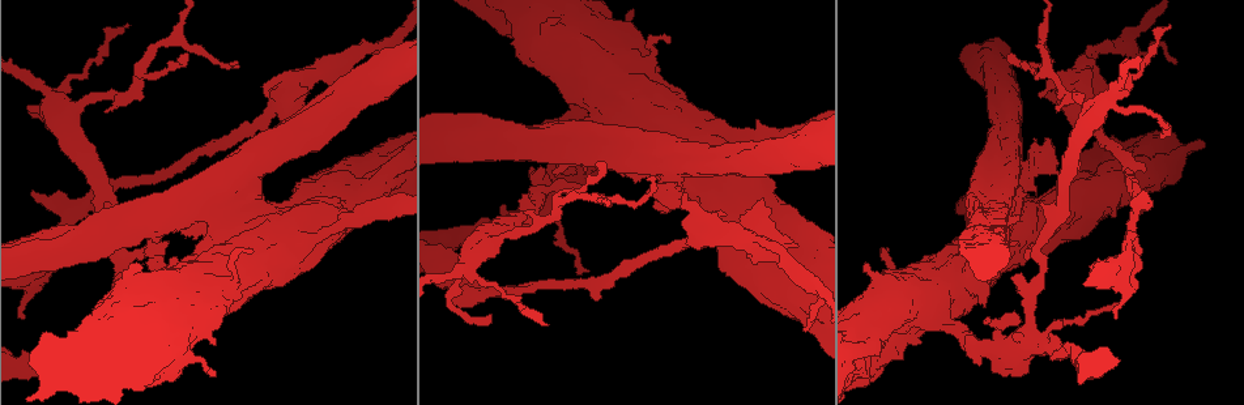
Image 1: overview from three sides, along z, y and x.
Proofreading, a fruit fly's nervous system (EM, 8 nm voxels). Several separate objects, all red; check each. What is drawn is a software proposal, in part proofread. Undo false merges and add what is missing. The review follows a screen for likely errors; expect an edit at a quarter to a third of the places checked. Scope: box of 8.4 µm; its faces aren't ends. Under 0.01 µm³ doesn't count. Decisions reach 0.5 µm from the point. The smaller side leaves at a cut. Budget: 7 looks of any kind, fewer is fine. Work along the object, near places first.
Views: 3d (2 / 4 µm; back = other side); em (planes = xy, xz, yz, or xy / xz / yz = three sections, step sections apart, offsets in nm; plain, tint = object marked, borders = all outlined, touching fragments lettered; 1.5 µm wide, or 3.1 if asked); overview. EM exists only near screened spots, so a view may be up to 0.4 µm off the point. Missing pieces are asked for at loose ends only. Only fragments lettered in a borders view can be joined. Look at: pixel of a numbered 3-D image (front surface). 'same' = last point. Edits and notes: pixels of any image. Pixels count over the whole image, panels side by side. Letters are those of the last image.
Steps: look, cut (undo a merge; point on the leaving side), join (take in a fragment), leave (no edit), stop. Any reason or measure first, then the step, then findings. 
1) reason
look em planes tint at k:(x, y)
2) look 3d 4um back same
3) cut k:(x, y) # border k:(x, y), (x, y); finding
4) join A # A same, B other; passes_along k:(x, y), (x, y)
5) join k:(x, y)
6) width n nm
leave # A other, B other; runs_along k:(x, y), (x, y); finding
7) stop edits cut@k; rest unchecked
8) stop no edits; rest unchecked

sharp bend
look em planes borders at 1:(954, 326)

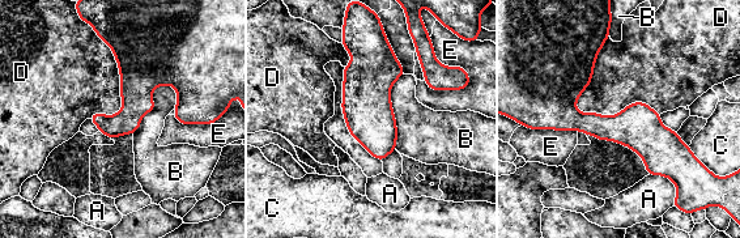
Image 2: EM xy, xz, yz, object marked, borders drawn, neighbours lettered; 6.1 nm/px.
longest_contact D 600 nm
leave # A other, B other, C other, D other, E other; runs_along 2:(544, 109), (689, 156); all the same neuron

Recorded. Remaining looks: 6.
branch stops here
look 3d 4um at 1:(1117, 317)

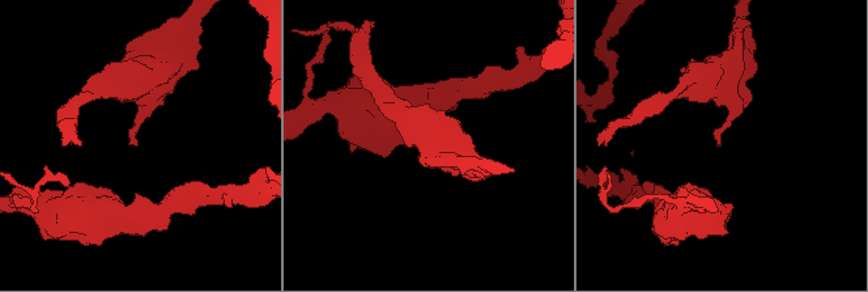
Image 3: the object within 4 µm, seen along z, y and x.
look em xz step 8 borders at 3:(718, 144)

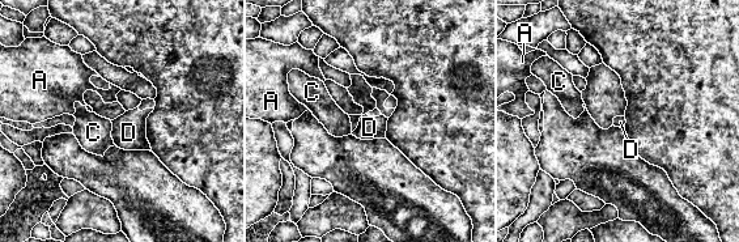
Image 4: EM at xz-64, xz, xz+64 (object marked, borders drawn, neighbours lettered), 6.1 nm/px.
another direction
look em planes borders same

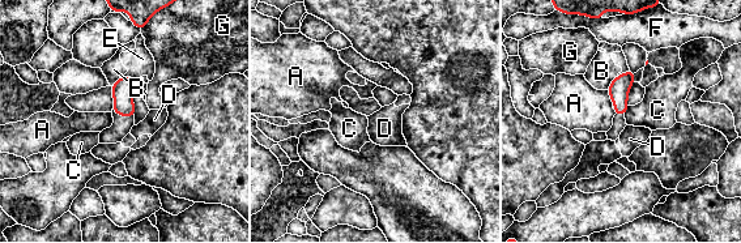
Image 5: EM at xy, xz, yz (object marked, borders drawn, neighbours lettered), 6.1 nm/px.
longest_contact B 110 nm
leave # A other, B other, C other, D other, E other, F other, G other; border 5:(608, 90), (609, 98), (613, 102); none of them fits

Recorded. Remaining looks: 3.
look 3d 2um at 1:(588, 197)

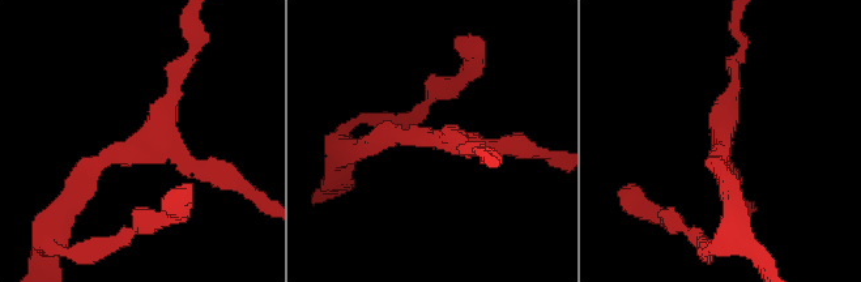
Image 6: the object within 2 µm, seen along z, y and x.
look em yz step 4 tint at 6:(725, 138)

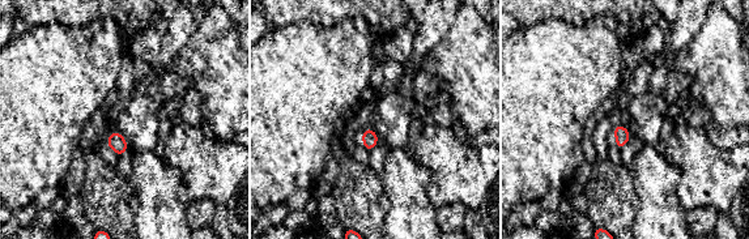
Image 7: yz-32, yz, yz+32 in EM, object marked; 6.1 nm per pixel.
look em xz step 8 borders same

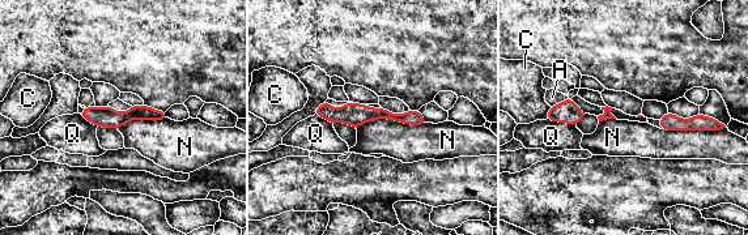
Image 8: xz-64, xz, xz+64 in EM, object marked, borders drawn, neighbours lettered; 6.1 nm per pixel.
leave # A other, C other, N other, Q other; border 8:(428, 123), (370, 119), (356, 128); continuous, no second neuron

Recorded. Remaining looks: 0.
stop no edits; rest unchecked

